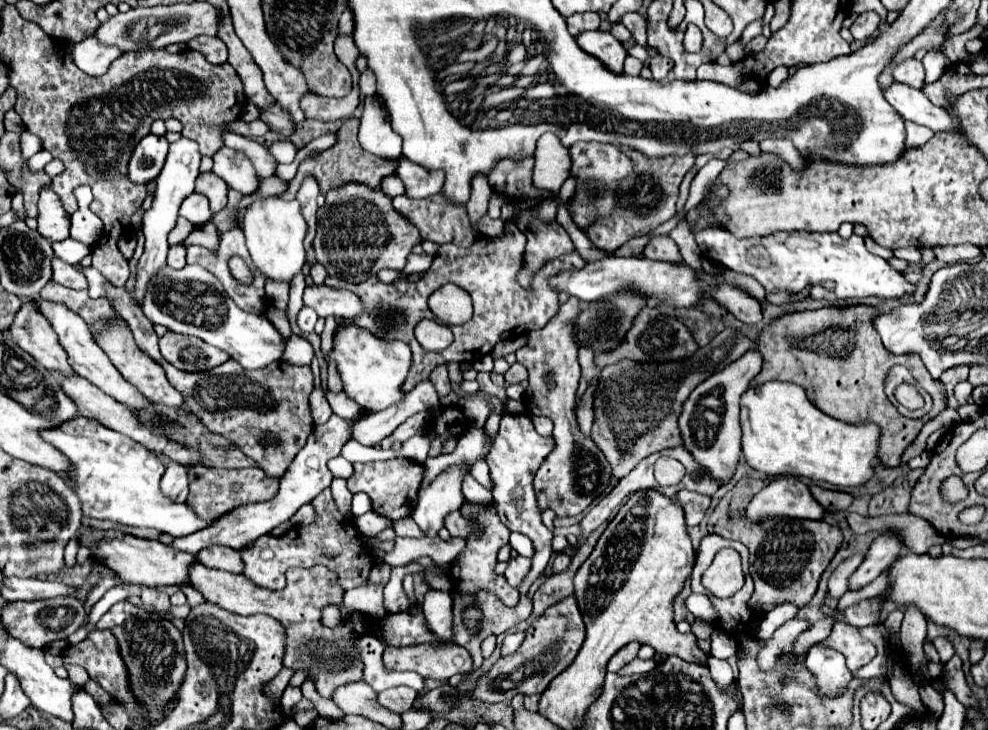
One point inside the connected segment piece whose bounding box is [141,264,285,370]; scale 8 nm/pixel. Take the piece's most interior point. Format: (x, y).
(191, 301)

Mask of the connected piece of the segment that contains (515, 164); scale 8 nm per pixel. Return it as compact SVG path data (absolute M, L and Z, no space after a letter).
M531 156L521 160L503 158L489 172L491 188L499 194L509 196L511 200L521 200L523 194L539 196L539 190L533 188L533 182L531 182L531 168L533 168Z

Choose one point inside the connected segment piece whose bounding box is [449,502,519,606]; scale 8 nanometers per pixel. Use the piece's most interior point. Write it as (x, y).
(474, 571)

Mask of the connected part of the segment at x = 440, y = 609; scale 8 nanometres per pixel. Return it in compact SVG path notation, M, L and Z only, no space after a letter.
M429 590L425 594L425 602L421 608L425 612L425 620L429 628L439 636L439 640L451 642L451 622L453 622L451 594Z

